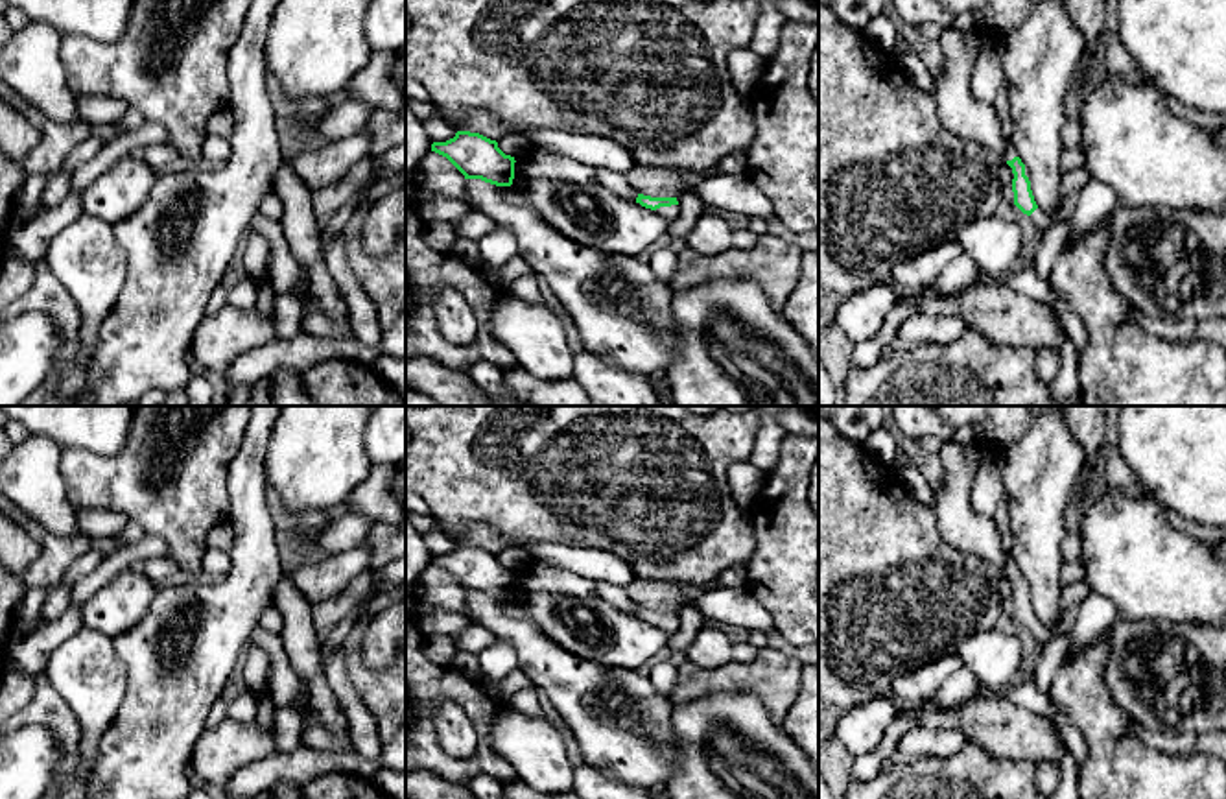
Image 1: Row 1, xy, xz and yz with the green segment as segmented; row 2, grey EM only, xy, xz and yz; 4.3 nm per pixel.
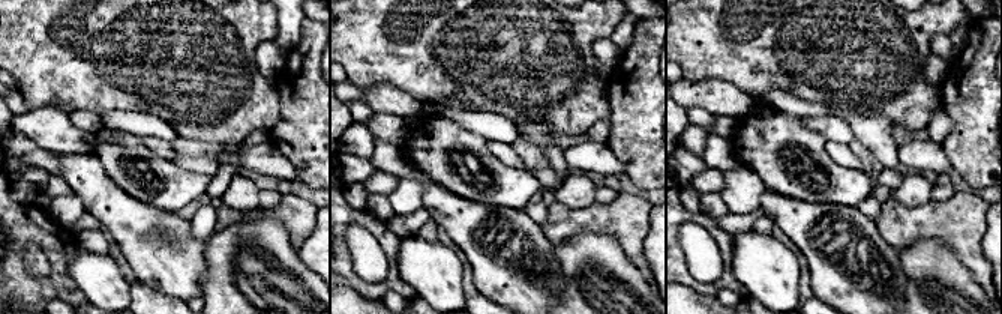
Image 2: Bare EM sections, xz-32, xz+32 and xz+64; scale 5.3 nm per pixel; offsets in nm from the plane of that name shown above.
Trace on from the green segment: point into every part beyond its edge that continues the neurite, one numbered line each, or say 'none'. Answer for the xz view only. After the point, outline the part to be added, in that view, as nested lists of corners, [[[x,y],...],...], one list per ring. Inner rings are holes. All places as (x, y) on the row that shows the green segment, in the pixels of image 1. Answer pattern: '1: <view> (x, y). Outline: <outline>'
1: xz (671, 213). Outline: [[[678,205],[660,207],[660,209],[656,209],[656,212],[662,214],[664,218],[667,218],[669,223],[675,223],[678,220],[680,207]]]

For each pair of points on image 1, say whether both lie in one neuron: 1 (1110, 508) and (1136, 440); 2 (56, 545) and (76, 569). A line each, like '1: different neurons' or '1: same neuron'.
1: different neurons
2: different neurons

